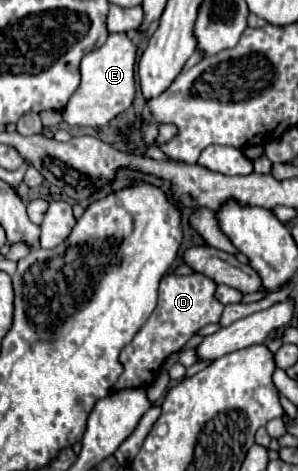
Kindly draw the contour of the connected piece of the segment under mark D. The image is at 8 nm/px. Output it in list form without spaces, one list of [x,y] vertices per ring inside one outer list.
[[[169,273],[161,279],[159,301],[157,301],[155,311],[151,313],[147,323],[137,331],[133,341],[129,345],[125,345],[121,351],[119,361],[125,367],[125,371],[121,373],[119,381],[115,383],[115,387],[113,387],[115,391],[127,389],[127,387],[153,385],[161,363],[171,353],[179,351],[201,327],[205,327],[209,323],[219,323],[219,317],[223,313],[223,305],[213,297],[215,287],[217,285],[201,273],[193,273],[193,275]]]

